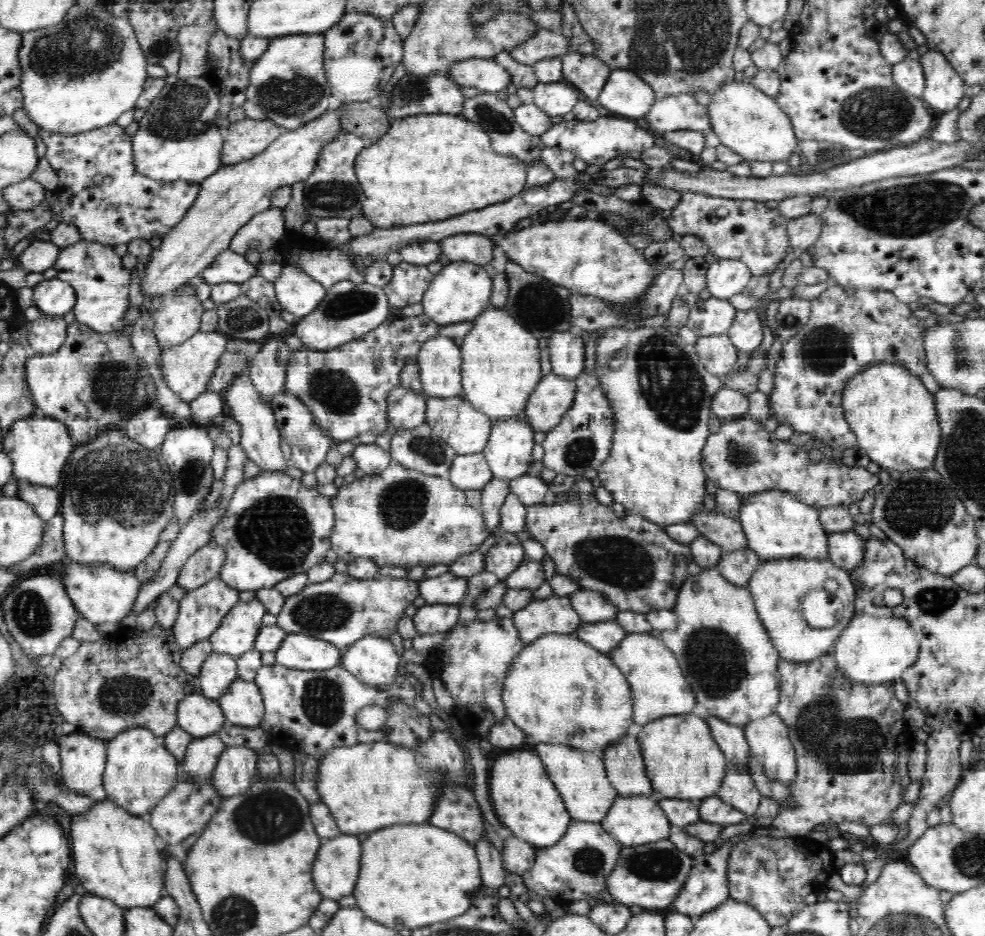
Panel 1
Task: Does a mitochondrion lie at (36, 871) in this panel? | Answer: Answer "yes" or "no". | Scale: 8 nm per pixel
no

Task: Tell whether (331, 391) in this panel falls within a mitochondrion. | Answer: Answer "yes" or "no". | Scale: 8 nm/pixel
yes

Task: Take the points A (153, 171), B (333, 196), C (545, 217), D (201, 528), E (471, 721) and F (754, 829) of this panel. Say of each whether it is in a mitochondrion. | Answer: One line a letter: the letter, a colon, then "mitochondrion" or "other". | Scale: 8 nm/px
A: other
B: mitochondrion
C: other
D: other
E: other
F: other

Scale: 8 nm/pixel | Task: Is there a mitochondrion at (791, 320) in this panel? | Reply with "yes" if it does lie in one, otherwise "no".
yes

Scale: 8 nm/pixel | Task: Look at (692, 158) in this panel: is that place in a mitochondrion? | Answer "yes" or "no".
no

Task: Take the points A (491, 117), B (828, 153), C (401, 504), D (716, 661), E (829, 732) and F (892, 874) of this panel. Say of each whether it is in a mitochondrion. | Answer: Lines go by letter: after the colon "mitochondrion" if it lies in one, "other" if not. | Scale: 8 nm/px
A: mitochondrion
B: mitochondrion
C: mitochondrion
D: mitochondrion
E: mitochondrion
F: other

